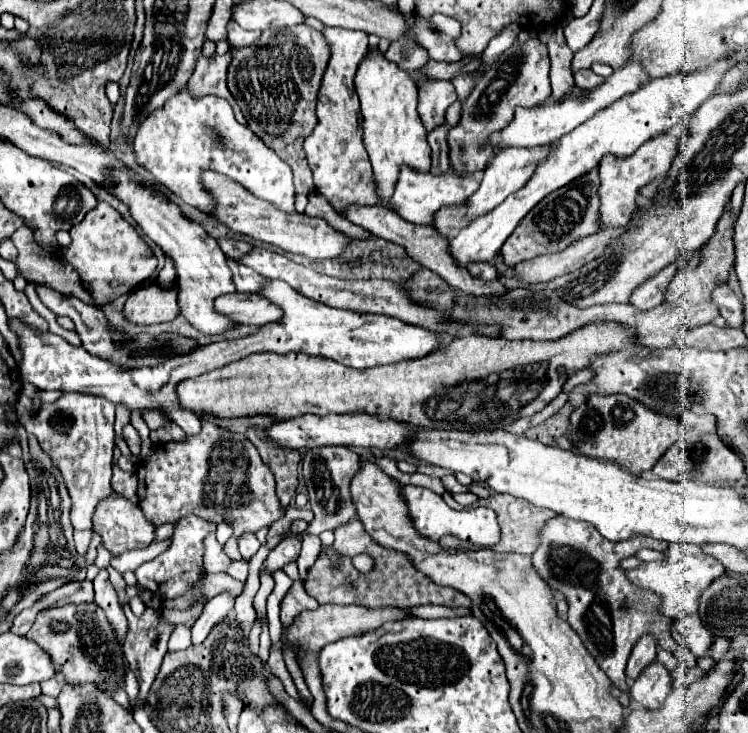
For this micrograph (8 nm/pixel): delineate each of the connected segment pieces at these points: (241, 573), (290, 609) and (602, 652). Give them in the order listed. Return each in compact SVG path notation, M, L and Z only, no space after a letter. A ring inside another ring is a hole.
M234 562L230 568L228 568L228 574L240 582L244 582L248 578L248 564L242 564L242 562Z
M290 588L288 594L284 596L282 604L280 604L280 620L282 620L282 628L286 630L292 624L294 616L298 616L304 610L314 610L318 606L318 602L308 596L304 592L304 588Z
M566 516L552 518L540 536L540 548L534 552L534 566L540 576L554 588L564 592L568 598L568 622L580 634L588 652L596 658L600 668L608 674L608 678L622 690L618 698L620 704L628 706L628 688L626 688L626 662L632 646L646 632L654 632L658 638L658 646L672 650L682 664L692 660L688 648L682 648L670 636L670 620L660 614L662 596L654 596L646 592L646 588L634 588L630 584L626 570L620 568L620 562L628 556L634 556L642 548L666 550L670 544L662 544L662 540L654 540L650 536L636 536L634 540L610 542L604 536L598 536L594 524L586 524L584 520L570 520Z

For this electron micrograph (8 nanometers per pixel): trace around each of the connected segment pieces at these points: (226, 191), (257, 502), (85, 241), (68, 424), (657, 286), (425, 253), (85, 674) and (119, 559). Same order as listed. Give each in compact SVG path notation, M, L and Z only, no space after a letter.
M204 172L202 184L210 188L210 196L214 196L214 202L218 208L214 210L214 218L228 226L234 232L240 232L244 236L250 236L254 240L262 240L266 244L272 244L276 248L282 248L286 252L294 254L304 254L310 260L320 260L320 258L334 258L342 252L346 244L346 236L332 226L328 226L320 218L310 218L306 214L288 214L278 208L274 208L266 200L258 200L254 194L250 194L242 184L234 184L234 180L226 180L224 176L218 176L218 172Z
M212 422L202 424L202 432L198 436L186 438L186 442L166 442L160 444L154 454L142 460L142 468L138 462L138 506L144 512L146 520L154 526L170 524L180 520L186 514L200 516L202 520L210 520L212 524L228 522L234 528L232 546L236 538L244 532L258 532L264 526L272 526L276 520L284 518L284 508L278 504L276 496L276 480L270 468L262 462L258 450L244 434L234 434L220 430Z
M98 202L98 206L70 230L70 238L72 242L68 246L60 246L56 256L60 262L70 264L78 272L82 286L90 292L98 306L104 306L122 294L130 294L156 270L154 252L140 238L136 228L130 226L108 202Z
M62 394L52 404L42 404L38 408L38 416L30 416L32 400L28 396L20 396L18 406L24 406L20 416L22 426L26 432L34 434L54 460L54 466L62 472L64 484L70 492L72 510L70 522L74 530L90 528L92 514L100 498L106 498L110 488L112 476L112 450L114 450L114 404L110 400L94 396L94 394Z
M674 262L674 264L666 266L662 272L658 272L656 276L652 276L650 280L646 280L646 284L642 284L640 288L634 290L630 302L640 310L648 310L648 308L658 306L664 300L668 284L674 280L678 268L680 268L680 264Z
M356 204L354 208L346 208L346 212L340 212L344 218L348 218L350 222L362 226L364 230L380 236L380 238L386 238L386 240L392 240L400 246L406 248L408 256L412 256L416 262L420 262L422 266L430 268L432 272L436 272L440 278L444 278L450 286L456 286L456 288L462 288L462 292L468 292L472 296L484 296L484 294L502 294L506 288L502 286L502 282L482 282L482 280L476 280L472 278L466 270L458 268L450 254L448 254L448 238L442 238L438 236L438 232L434 232L434 228L430 226L422 226L422 224L410 224L406 220L402 220L394 210L386 208L386 206L380 206L380 204L374 204L374 206L362 206L362 204Z
M94 602L42 610L26 638L36 642L50 654L50 658L54 658L54 668L58 668L58 674L64 676L64 684L98 684L98 688L102 688L108 696L112 696L114 690L124 688L126 660L122 646L114 636L106 614Z
M164 540L164 542L152 542L150 546L142 548L142 550L132 550L132 552L126 552L126 554L120 554L120 556L114 556L110 566L118 572L134 572L140 564L152 560L154 556L158 556L160 552L164 552L168 548L170 540Z

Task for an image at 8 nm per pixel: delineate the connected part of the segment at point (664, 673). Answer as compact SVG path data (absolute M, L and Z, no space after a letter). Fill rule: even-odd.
M660 662L648 664L630 686L630 698L648 710L660 708L670 692L672 672L668 672Z

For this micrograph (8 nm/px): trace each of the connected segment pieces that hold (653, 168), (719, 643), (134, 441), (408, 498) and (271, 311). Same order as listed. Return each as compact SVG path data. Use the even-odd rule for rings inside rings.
M670 132L662 136L650 138L646 144L642 144L632 156L618 160L618 156L606 156L600 164L600 198L602 198L602 222L604 226L622 226L628 224L634 216L636 208L636 196L640 190L654 182L654 180L666 180L670 172L670 164L674 162L674 156L678 154L680 136L674 136Z
M718 638L718 640L712 644L712 648L710 648L710 656L716 658L716 660L722 660L724 654L726 654L730 648L732 648L732 642L730 642L730 640Z
M130 424L124 428L124 440L126 440L126 444L130 446L132 454L138 456L138 452L140 452L140 436L138 436L138 432L136 432Z
M400 486L400 494L408 506L408 516L416 528L418 534L422 534L428 540L440 540L442 536L456 536L460 540L466 540L474 546L494 546L498 542L500 536L500 528L498 528L498 518L494 516L494 510L490 508L466 508L466 510L452 510L442 496L438 496L436 492L428 490L428 488L420 488L420 486Z
M232 292L218 296L214 300L216 312L230 318L234 324L250 324L260 326L268 322L276 322L282 316L282 310L268 302L266 298L258 294L246 294L246 292Z

